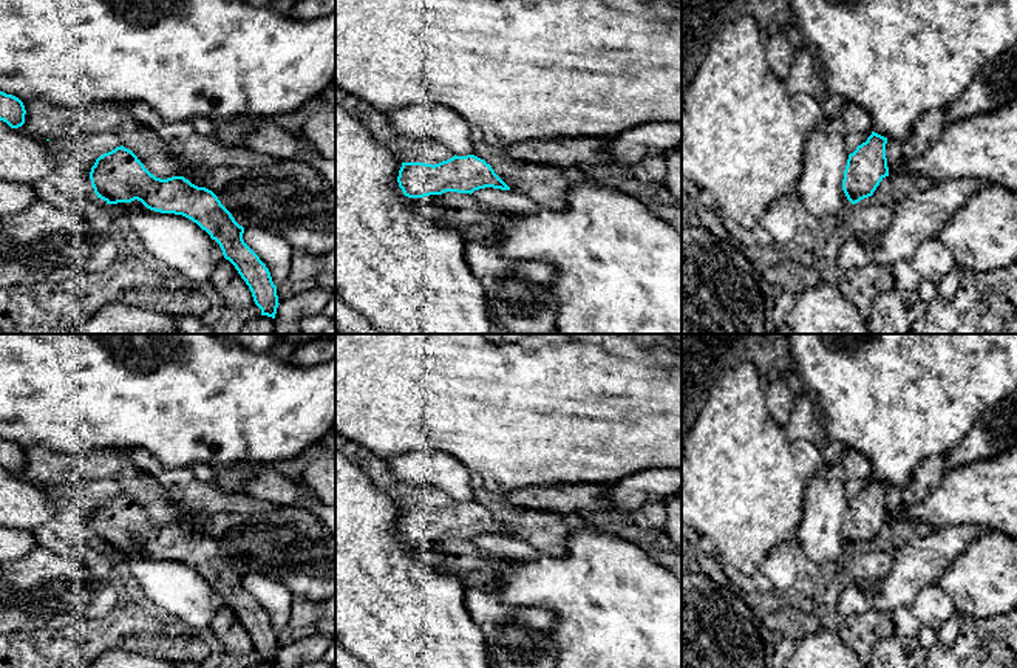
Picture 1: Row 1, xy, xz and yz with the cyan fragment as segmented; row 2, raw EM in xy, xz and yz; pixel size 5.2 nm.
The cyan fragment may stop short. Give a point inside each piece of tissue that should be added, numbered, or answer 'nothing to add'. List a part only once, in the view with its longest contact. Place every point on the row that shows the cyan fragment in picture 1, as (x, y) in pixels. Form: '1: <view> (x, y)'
nothing to add

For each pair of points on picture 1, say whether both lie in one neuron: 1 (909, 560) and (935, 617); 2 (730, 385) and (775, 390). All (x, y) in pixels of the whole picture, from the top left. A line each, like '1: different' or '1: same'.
1: different
2: different

